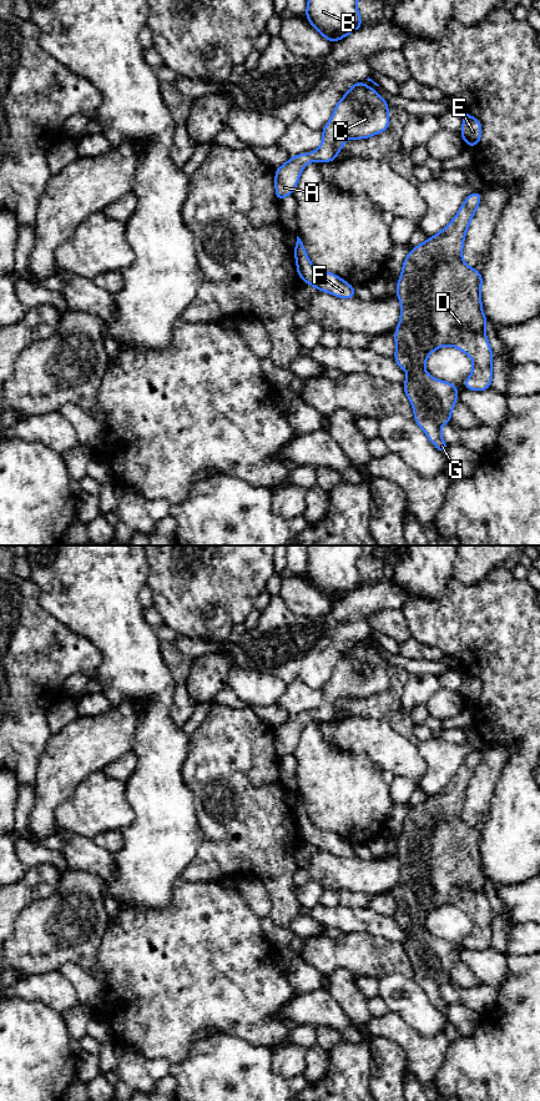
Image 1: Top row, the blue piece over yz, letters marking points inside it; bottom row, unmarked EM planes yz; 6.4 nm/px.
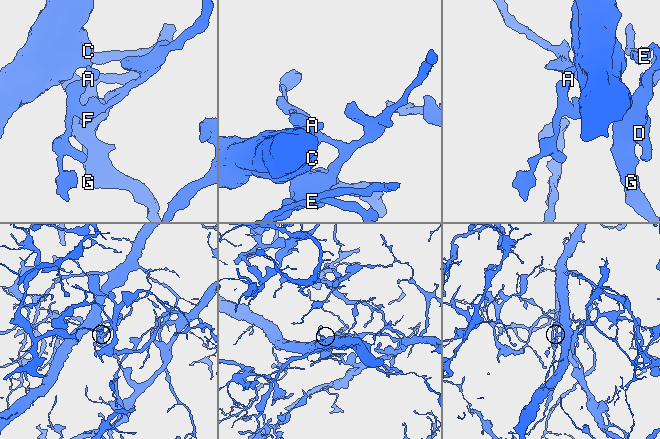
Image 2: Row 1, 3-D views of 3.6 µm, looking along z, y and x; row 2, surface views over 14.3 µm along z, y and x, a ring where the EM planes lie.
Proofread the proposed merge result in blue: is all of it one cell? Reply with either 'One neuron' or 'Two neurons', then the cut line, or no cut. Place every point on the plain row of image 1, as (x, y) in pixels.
Two neurons. Split along yz (296, 818), (302, 838)

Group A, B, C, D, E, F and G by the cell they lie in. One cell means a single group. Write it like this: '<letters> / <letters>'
A B C / D E F G

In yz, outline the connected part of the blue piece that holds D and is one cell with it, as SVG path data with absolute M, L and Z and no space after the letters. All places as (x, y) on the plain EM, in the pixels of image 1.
M471 751L454 778L436 794L410 809L403 820L397 843L400 860L400 879L395 899L395 919L408 931L402 944L414 969L414 980L435 1007L445 1014L448 1002L441 997L441 985L451 981L451 970L458 961L456 944L432 936L424 927L427 918L443 905L453 905L468 914L474 925L464 946L469 950L486 950L493 940L493 910L485 894L488 878L481 865L483 835L463 820L463 805L470 780L481 760L481 751Z

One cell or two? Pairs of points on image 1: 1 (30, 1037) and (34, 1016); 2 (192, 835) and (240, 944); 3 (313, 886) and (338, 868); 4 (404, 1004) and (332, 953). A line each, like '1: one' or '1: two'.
1: one
2: two
3: two
4: two

